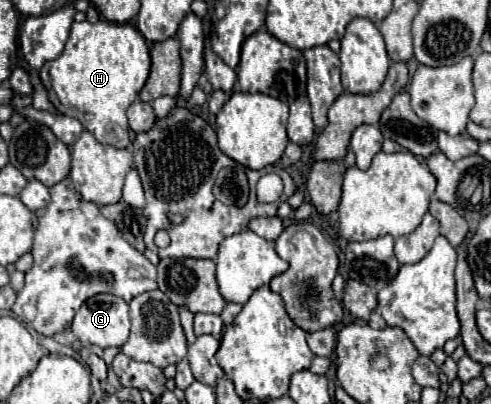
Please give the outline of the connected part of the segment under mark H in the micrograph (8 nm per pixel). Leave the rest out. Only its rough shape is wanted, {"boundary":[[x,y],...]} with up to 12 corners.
{"boundary":[[73,22],[39,80],[97,142],[129,148],[149,76],[135,26]]}

